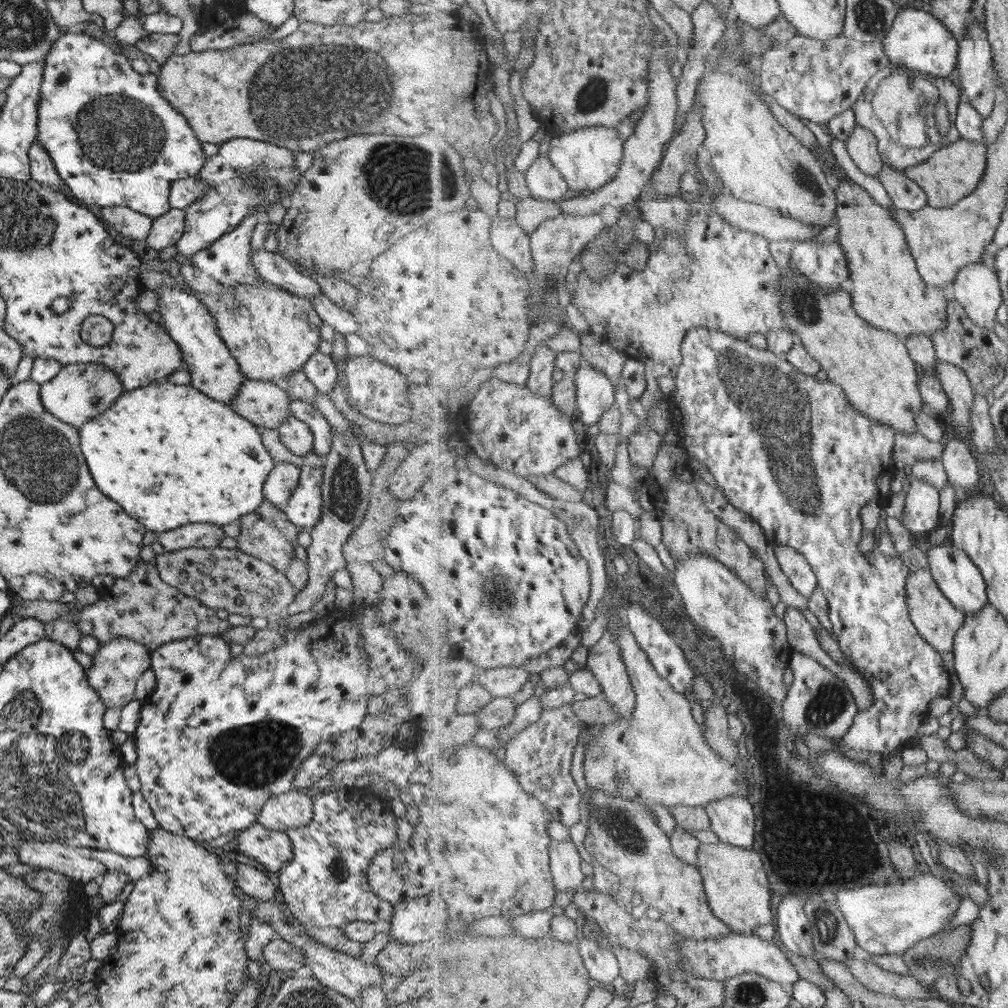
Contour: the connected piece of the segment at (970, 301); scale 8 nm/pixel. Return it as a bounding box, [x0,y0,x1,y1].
[953,262,1004,331]

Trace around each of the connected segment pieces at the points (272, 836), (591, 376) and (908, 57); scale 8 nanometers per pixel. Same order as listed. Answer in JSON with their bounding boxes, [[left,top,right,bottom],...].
[[232,823,292,873],[573,362,615,426],[884,10,960,78]]

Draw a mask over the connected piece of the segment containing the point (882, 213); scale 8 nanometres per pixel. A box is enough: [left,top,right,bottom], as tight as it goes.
[836,182,949,342]

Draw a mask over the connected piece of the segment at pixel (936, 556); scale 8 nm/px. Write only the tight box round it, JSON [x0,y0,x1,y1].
[927,540,989,615]

